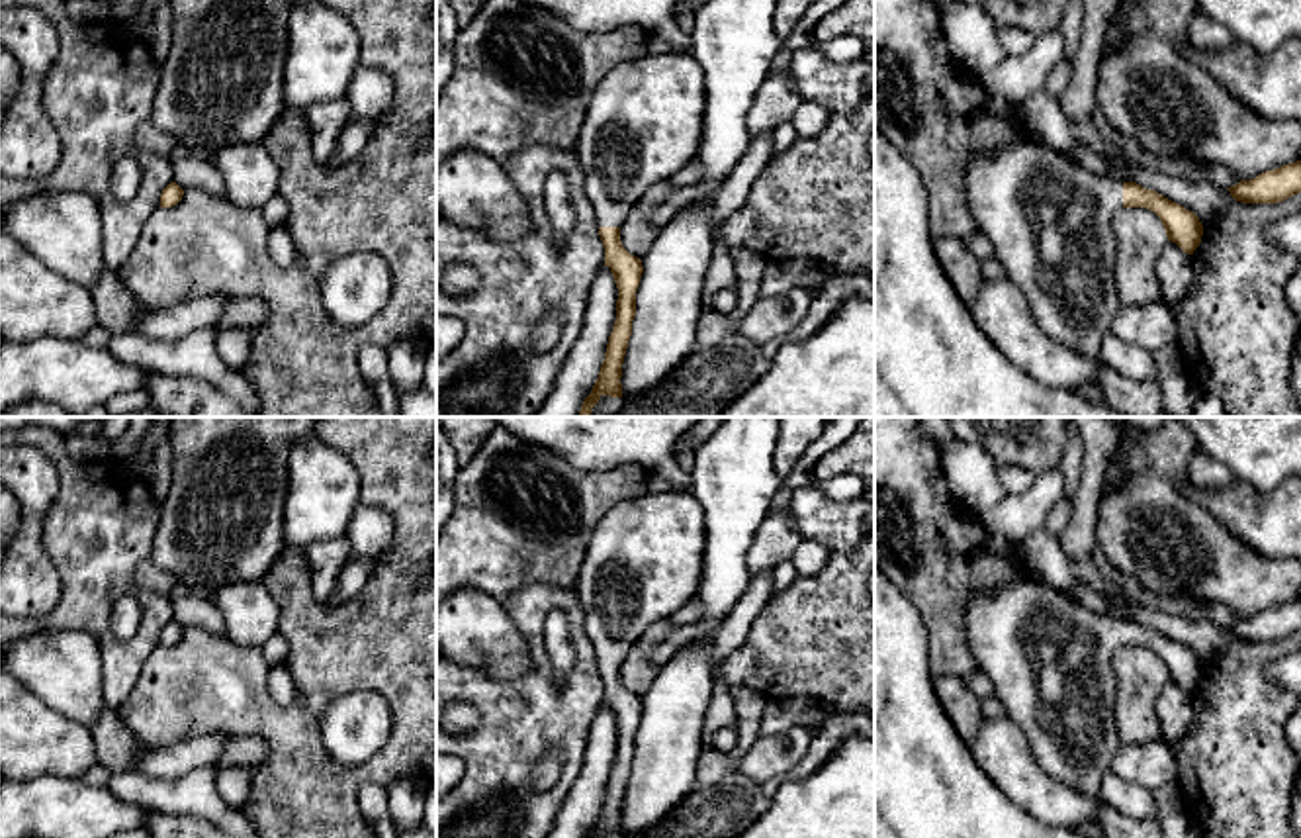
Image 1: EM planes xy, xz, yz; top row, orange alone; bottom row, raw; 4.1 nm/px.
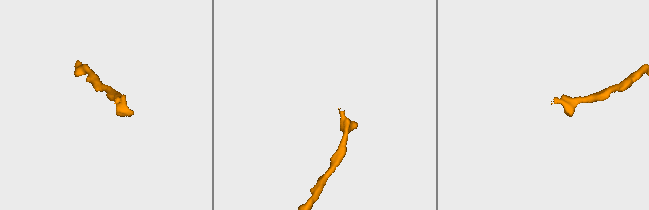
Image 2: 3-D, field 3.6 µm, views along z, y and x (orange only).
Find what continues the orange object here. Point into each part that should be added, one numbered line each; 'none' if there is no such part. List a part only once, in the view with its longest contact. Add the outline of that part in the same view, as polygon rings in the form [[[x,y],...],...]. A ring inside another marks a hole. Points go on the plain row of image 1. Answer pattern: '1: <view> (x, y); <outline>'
1: yz (1049, 658); [[[1025,572],[972,597],[966,634],[978,670],[992,681],[1008,719],[1023,730],[1041,769],[1064,787],[1098,799],[1121,748],[1113,654],[1123,646],[1123,621],[1094,613]]]

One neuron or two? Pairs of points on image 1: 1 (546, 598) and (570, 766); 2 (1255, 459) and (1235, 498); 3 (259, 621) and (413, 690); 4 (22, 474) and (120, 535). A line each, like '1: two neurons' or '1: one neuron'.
1: one neuron
2: two neurons
3: two neurons
4: two neurons

